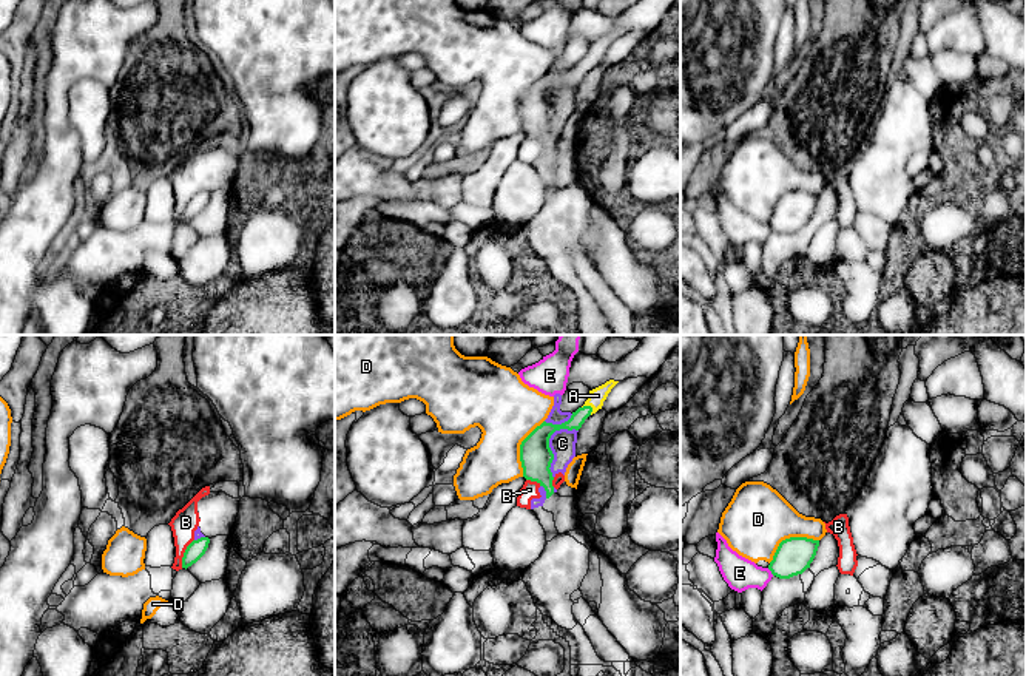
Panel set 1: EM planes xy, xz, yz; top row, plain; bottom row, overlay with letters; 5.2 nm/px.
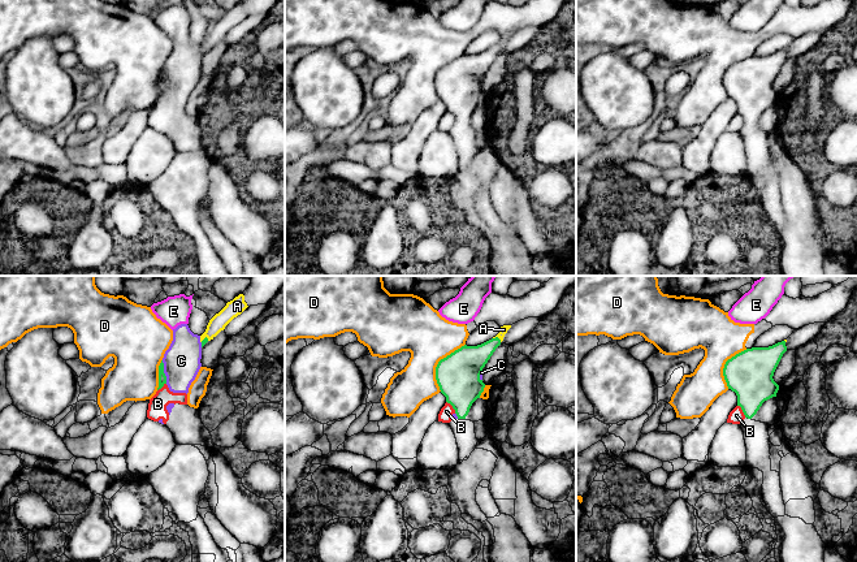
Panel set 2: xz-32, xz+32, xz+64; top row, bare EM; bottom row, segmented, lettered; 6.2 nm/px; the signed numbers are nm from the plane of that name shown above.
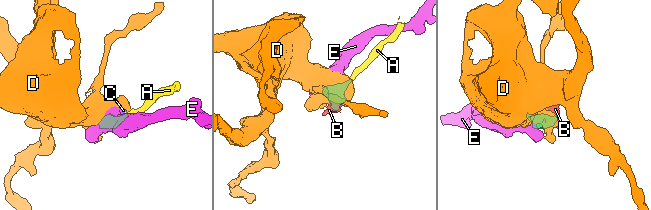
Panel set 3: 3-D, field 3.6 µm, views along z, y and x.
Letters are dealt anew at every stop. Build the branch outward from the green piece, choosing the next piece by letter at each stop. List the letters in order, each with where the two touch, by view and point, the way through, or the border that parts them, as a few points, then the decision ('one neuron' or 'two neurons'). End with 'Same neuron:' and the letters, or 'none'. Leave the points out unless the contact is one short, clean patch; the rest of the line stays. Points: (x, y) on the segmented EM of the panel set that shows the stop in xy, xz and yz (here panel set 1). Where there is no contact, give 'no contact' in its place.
A: meets green in xz at (590, 406); runs through xz (577, 419), (590, 406), (597, 395); one neuron
B: meets green in xy at (184, 553); border along xy (193, 539), (184, 553), (181, 567); two neurons
C: meets green in xz at (548, 445); border along xz (574, 428), (557, 429), (550, 439), (553, 477); two neurons
D: meets green in yz at (790, 537); two neurons
E: meets green in yz at (770, 570); border along yz (767, 568), (773, 574); two neurons
Same neuron: A

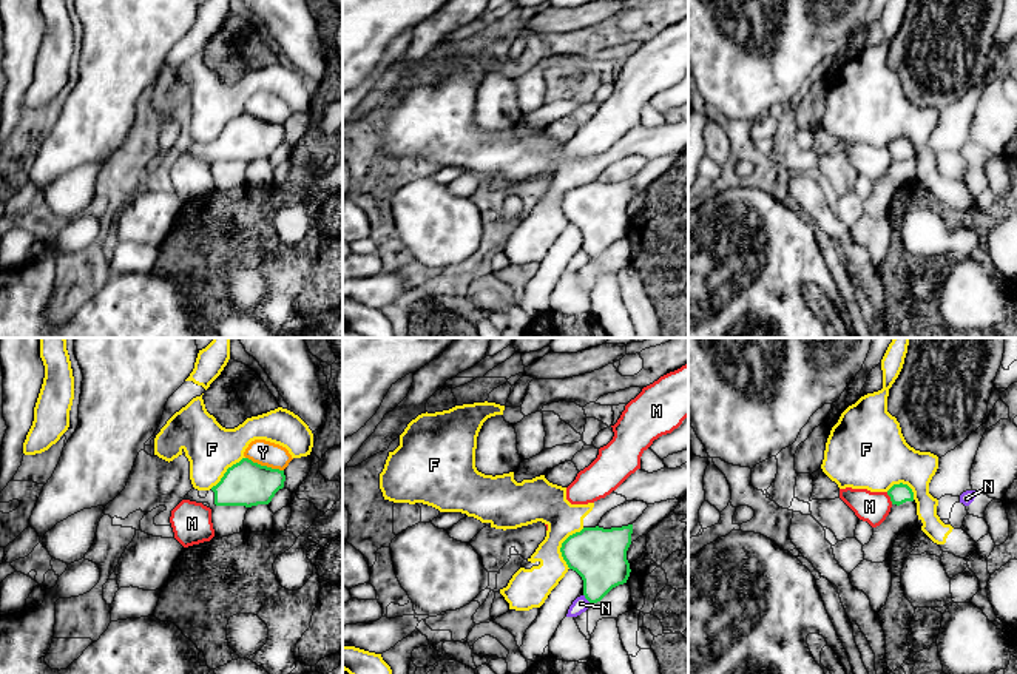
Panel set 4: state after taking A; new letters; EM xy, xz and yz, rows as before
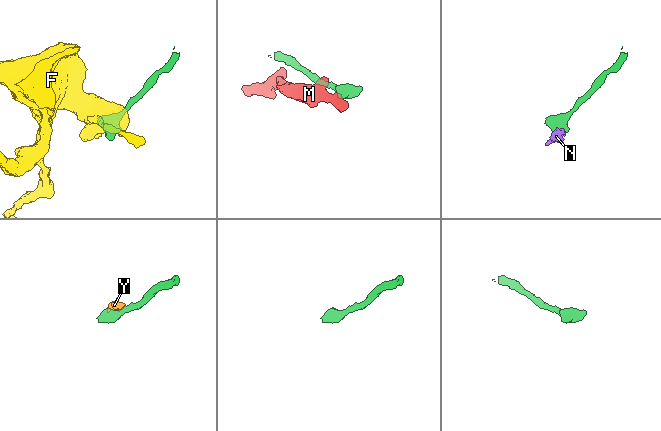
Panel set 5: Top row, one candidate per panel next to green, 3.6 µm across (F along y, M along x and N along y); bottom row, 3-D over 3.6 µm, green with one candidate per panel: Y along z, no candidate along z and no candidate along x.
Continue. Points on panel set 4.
F: meets green in xz at (562, 545); two neurons
M: meets green in yz at (891, 498); border along yz (886, 492), (892, 503); two neurons
N: meets green in xz at (587, 599); border along xz (584, 594), (590, 602); two neurons
Y: meets green in xy at (264, 466); border along xy (246, 457), (283, 471); two neurons
Same neuron: none

